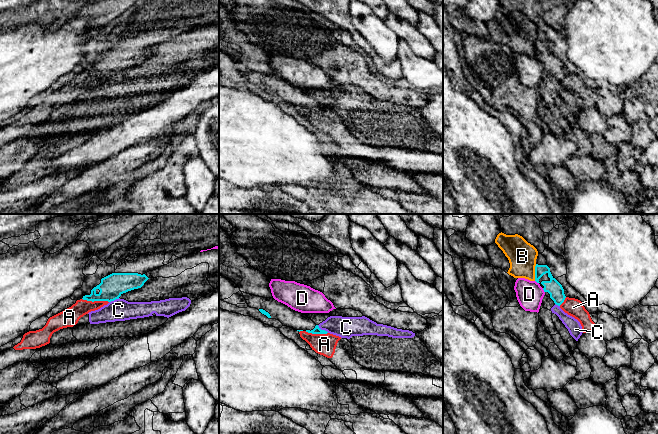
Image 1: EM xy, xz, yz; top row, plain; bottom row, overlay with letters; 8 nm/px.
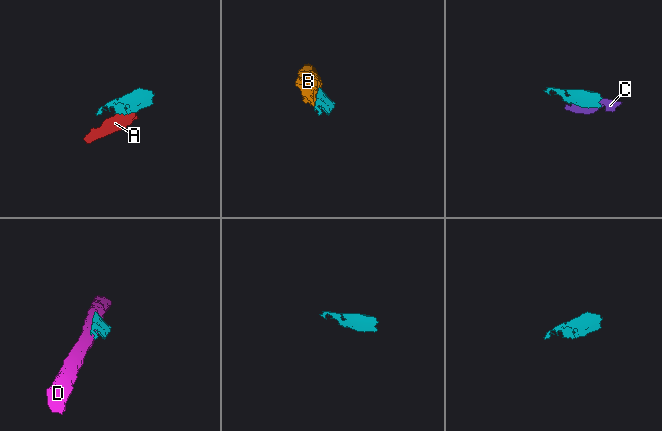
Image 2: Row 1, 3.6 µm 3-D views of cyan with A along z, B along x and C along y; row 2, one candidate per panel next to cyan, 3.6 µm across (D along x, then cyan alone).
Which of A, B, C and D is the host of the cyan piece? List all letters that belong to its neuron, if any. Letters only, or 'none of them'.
none of them

